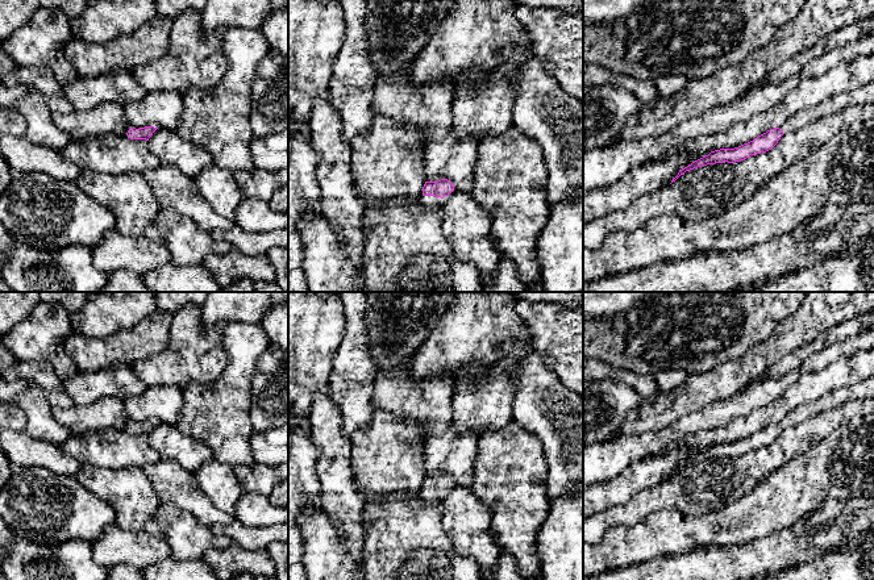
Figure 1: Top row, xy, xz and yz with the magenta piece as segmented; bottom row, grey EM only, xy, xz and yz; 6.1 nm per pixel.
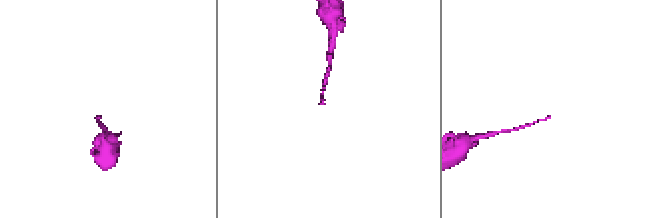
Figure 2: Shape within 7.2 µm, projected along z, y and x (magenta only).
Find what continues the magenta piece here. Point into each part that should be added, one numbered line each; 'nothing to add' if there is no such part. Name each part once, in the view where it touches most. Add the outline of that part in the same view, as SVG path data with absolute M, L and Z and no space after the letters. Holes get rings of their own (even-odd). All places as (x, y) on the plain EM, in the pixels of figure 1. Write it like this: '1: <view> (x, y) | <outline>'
1: xz (432, 497) | M424 491L423 492L424 500L428 505L436 505L444 508L444 496L441 492L436 491Z

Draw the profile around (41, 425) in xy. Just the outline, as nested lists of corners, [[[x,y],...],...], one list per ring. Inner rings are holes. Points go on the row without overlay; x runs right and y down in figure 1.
[[[29,383],[14,402],[24,412],[26,417],[25,431],[33,439],[61,446],[71,437],[71,431],[53,416],[53,408],[39,385]]]

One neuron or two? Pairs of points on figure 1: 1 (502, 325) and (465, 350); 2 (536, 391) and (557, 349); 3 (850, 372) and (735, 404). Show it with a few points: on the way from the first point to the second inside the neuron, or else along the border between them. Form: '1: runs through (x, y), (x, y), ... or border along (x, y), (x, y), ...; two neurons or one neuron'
1: runs through (492, 328), (487, 328), (474, 341); one neuron
2: border along (533, 351), (569, 388); two neurons
3: border along (808, 372), (803, 372), (782, 393), (757, 408); two neurons

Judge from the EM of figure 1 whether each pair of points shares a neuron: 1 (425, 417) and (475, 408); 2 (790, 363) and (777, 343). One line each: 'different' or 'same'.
1: different
2: different

